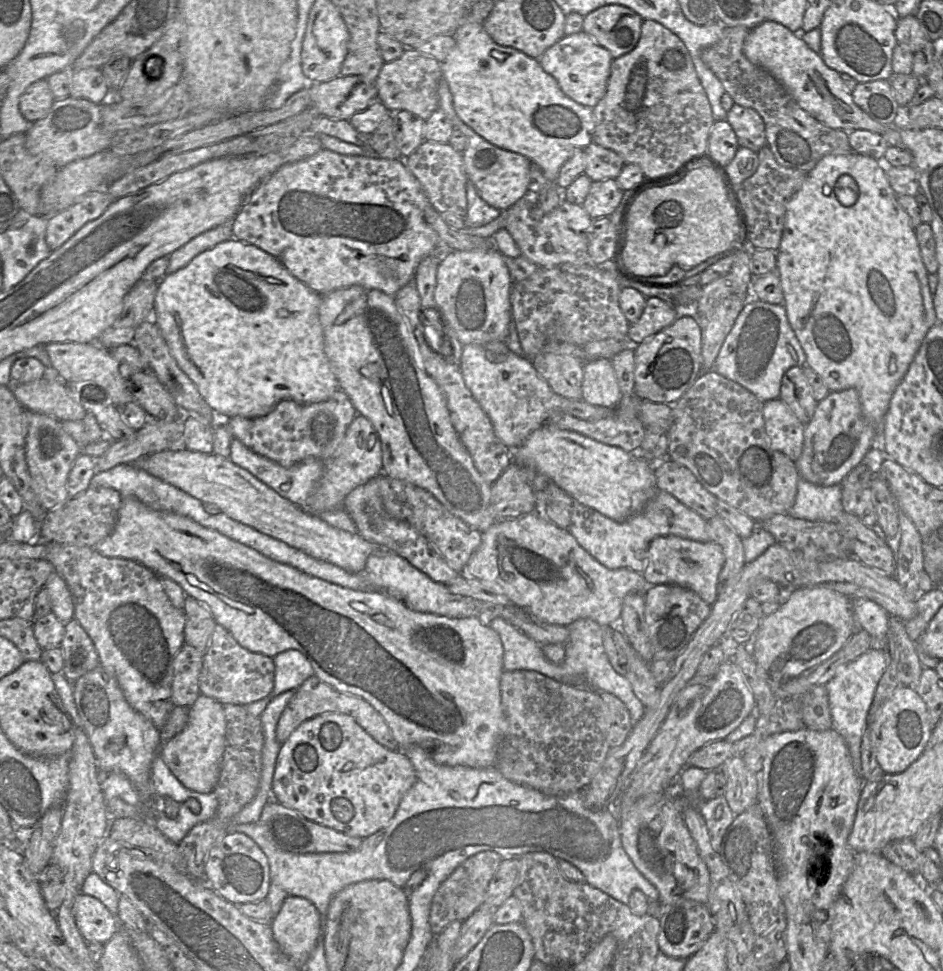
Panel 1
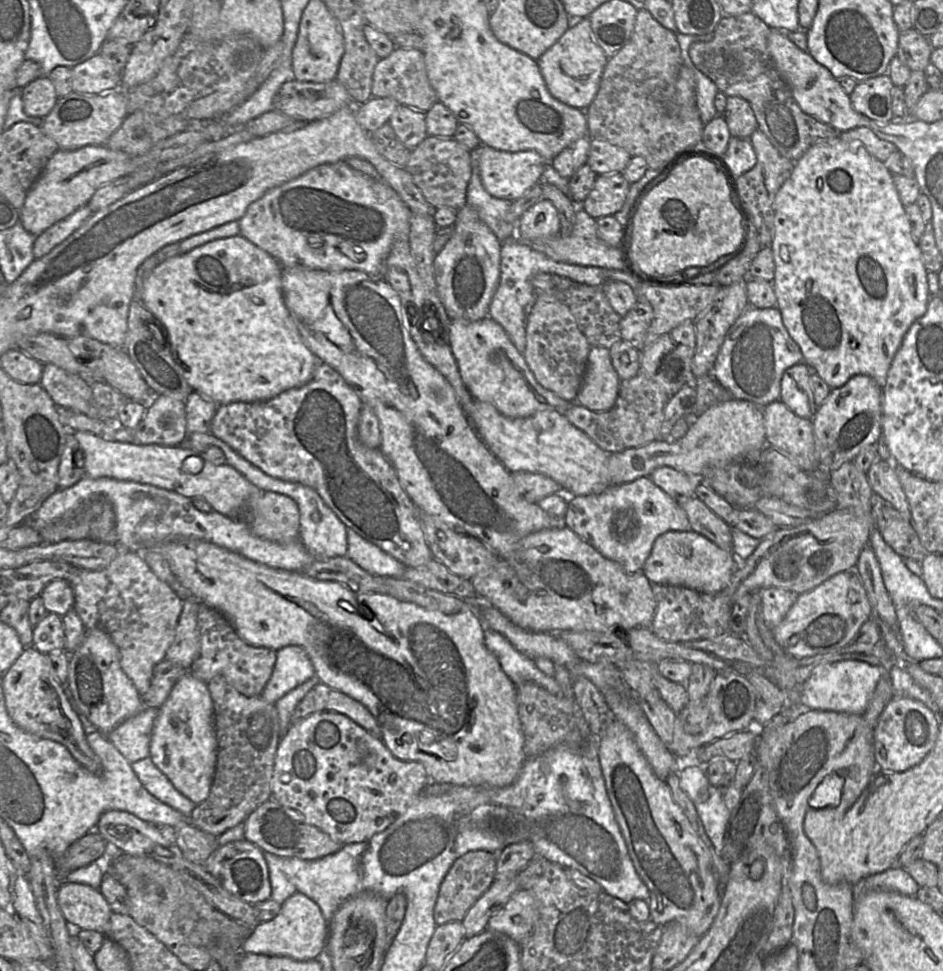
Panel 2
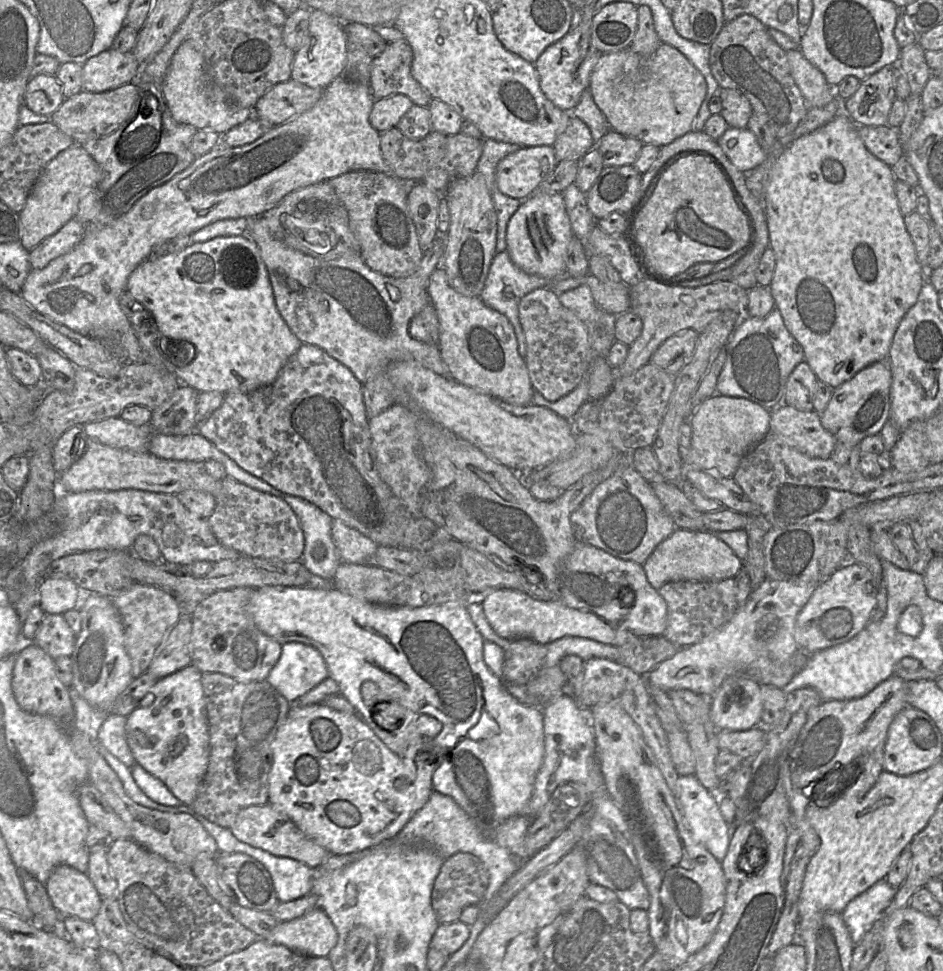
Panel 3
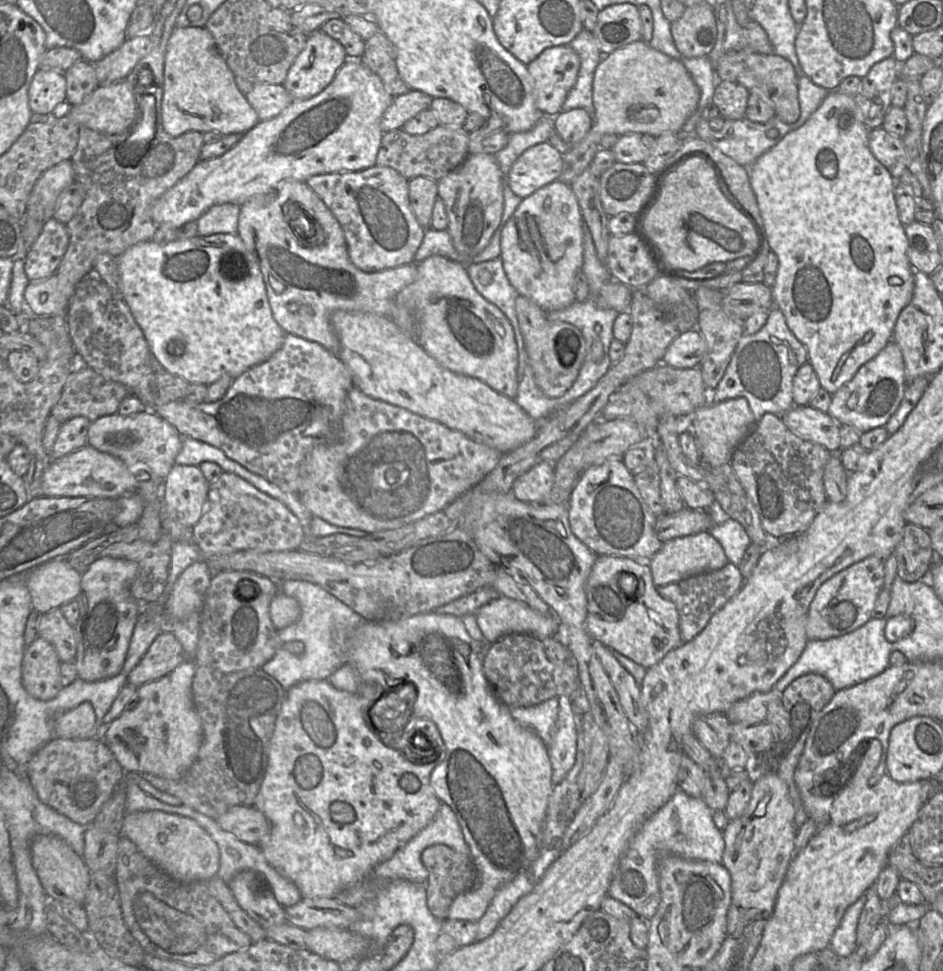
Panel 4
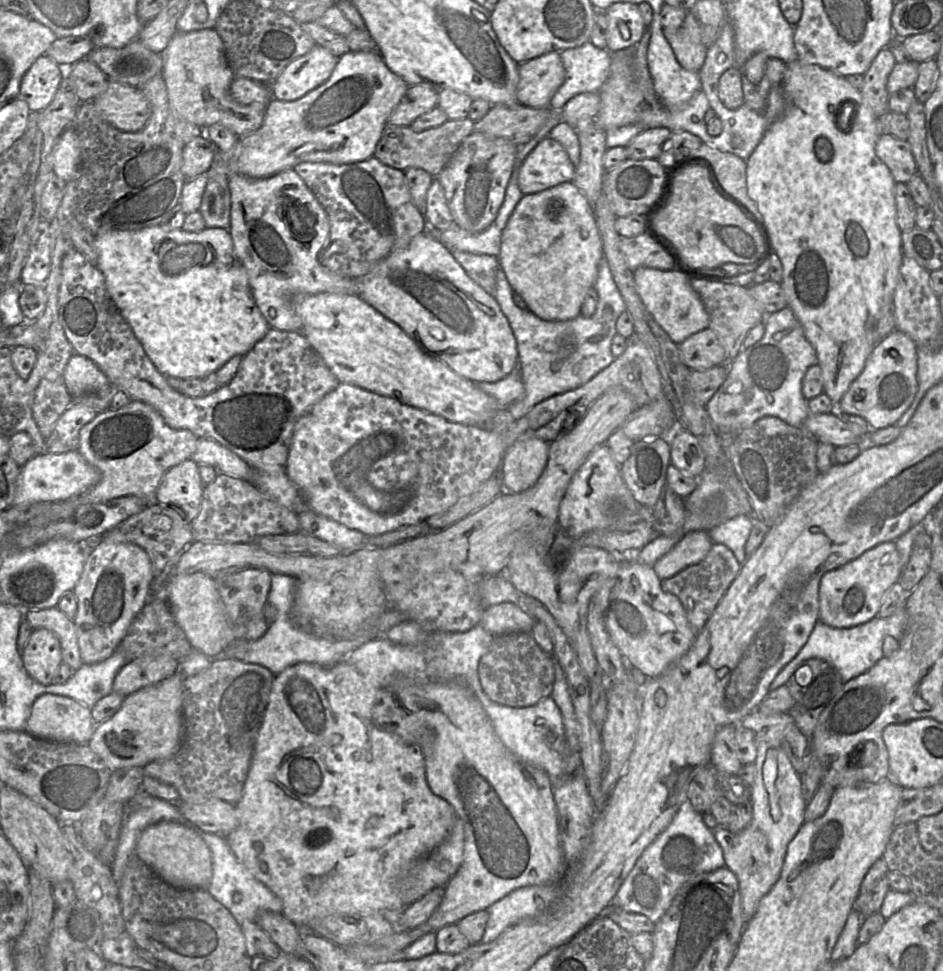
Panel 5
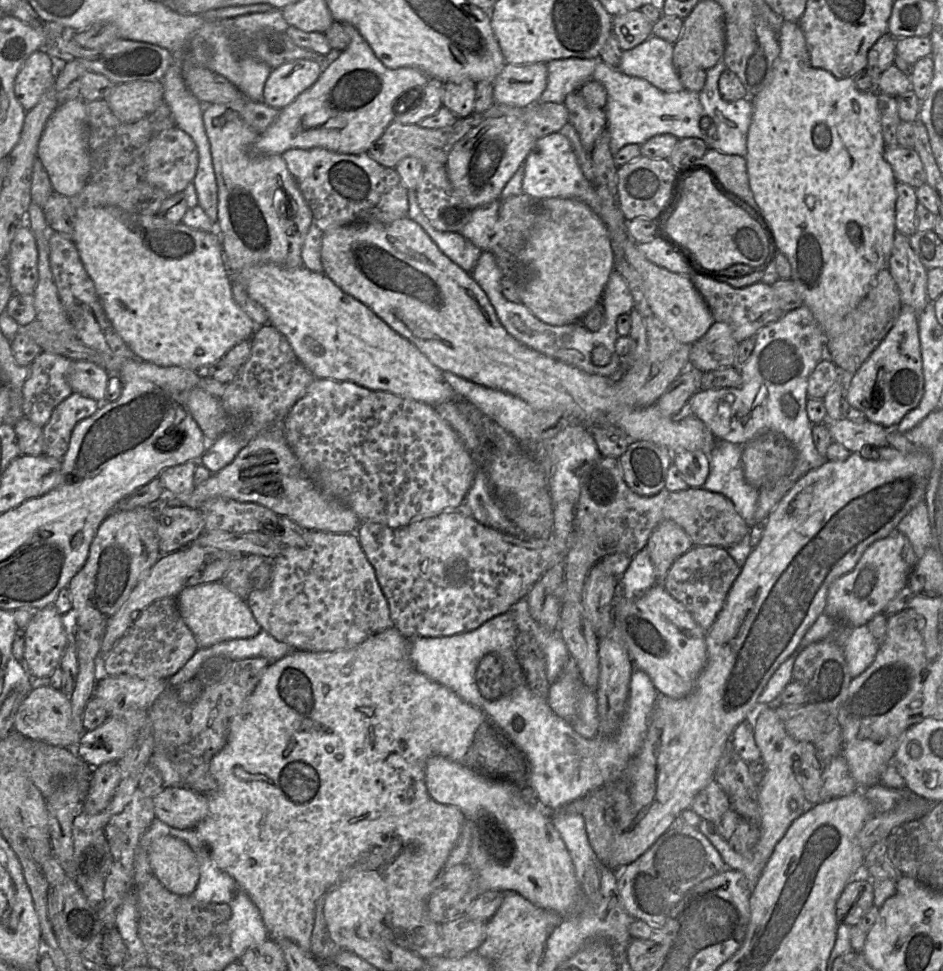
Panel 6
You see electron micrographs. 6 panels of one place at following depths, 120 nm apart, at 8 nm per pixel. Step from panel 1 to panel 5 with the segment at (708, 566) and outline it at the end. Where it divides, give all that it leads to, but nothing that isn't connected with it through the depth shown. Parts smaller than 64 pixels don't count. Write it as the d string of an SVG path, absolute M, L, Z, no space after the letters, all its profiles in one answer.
M703 530L688 532L677 544L652 566L657 576L665 580L688 566L702 561L710 551L713 541Z

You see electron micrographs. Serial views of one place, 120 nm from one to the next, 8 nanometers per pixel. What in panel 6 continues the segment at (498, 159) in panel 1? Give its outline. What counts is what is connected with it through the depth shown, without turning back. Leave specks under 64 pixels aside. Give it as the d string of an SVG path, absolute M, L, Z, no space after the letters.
M555 132L537 139L523 164L522 191L528 197L536 200L546 198L577 199L587 204L599 216L600 198L592 183L585 178L567 137Z

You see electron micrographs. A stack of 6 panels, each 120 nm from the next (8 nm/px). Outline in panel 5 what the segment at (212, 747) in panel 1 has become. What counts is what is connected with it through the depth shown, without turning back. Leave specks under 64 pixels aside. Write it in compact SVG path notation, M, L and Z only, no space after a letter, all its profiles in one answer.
M178 670L161 682L144 687L125 697L119 710L96 725L88 745L113 770L143 767L155 760L175 755L183 739L183 682Z

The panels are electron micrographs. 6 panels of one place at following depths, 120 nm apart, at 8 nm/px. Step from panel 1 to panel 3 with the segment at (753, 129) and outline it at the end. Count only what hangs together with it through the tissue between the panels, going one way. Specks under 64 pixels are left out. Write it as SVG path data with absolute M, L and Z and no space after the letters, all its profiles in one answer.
M721 87L719 96L722 101L720 115L726 120L728 126L738 129L747 128L753 113L749 99L739 90Z

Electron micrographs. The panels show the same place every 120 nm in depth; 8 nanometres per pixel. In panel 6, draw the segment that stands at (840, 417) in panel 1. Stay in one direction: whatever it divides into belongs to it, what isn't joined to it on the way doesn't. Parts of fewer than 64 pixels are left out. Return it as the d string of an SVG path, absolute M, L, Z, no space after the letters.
M902 305L892 329L856 373L850 376L845 398L852 407L862 411L868 421L885 428L896 428L904 416L919 405L923 394L919 314L912 307Z

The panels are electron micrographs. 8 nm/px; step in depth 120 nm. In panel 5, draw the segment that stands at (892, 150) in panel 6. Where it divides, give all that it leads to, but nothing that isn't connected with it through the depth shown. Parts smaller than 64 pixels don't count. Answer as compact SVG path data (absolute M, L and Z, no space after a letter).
M881 132L875 151L888 166L896 182L907 183L913 176L919 174L911 145L907 140Z

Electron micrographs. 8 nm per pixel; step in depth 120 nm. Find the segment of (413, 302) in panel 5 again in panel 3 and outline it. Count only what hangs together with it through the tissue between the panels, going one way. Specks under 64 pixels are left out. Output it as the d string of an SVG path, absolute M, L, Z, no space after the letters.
M441 266L431 273L427 292L437 312L440 330L438 349L449 377L509 404L532 405L534 388L525 361L518 353L517 340L509 320L486 306L480 297L456 292Z

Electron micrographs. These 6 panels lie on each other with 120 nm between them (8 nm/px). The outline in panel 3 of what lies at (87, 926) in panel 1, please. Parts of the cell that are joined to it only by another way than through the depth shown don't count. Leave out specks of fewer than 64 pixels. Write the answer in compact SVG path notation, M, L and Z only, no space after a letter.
M58 865L52 870L45 887L61 916L75 916L92 922L99 912L102 898L86 873Z

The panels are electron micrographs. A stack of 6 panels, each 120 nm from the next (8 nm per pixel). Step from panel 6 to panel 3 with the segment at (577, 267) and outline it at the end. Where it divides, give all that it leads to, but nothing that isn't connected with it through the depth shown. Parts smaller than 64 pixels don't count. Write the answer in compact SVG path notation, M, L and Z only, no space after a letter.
M533 193L510 218L506 228L506 251L513 264L528 274L553 281L566 272L567 248L573 235L561 193Z

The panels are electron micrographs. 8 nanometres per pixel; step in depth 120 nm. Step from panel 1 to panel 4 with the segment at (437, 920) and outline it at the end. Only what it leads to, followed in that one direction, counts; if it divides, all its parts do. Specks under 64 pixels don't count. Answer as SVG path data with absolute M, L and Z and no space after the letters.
M436 844L426 848L421 854L421 861L428 870L426 882L428 907L438 920L445 921L455 897L476 886L476 867L470 855L461 854L443 844Z

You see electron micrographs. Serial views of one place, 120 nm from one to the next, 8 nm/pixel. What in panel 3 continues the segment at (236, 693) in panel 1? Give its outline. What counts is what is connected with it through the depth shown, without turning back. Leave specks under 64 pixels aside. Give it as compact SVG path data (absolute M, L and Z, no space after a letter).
M235 587L219 590L202 600L192 611L191 664L203 673L221 673L243 683L266 680L282 651L282 645L262 633L252 618L250 604L254 589Z

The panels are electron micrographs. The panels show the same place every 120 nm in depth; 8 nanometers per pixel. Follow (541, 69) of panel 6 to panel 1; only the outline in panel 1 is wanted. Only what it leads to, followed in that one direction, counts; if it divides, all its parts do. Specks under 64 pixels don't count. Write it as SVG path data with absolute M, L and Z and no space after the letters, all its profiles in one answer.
M583 30L564 35L538 58L543 70L555 78L563 93L575 102L593 108L606 92L613 57Z

